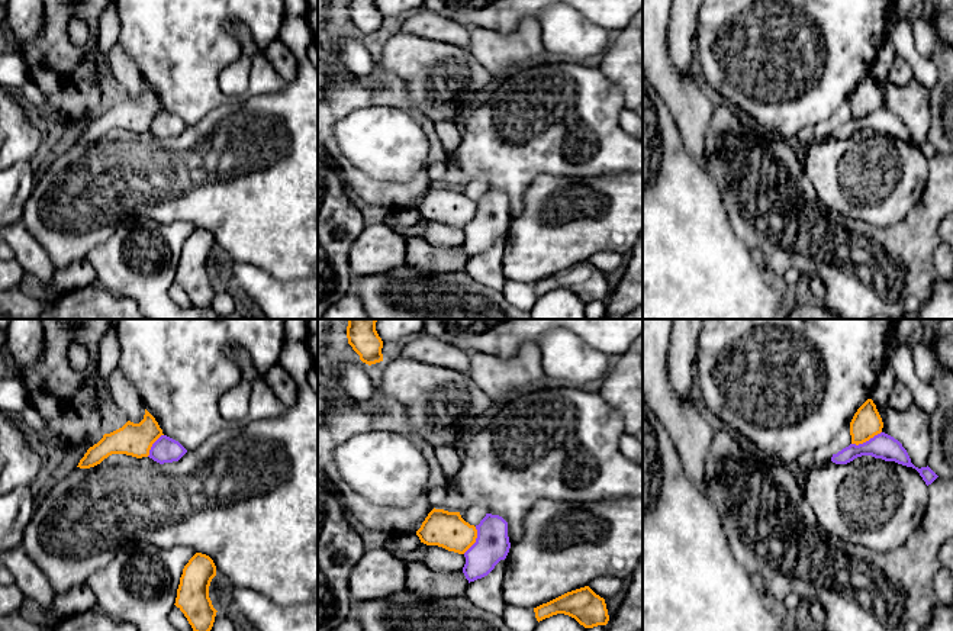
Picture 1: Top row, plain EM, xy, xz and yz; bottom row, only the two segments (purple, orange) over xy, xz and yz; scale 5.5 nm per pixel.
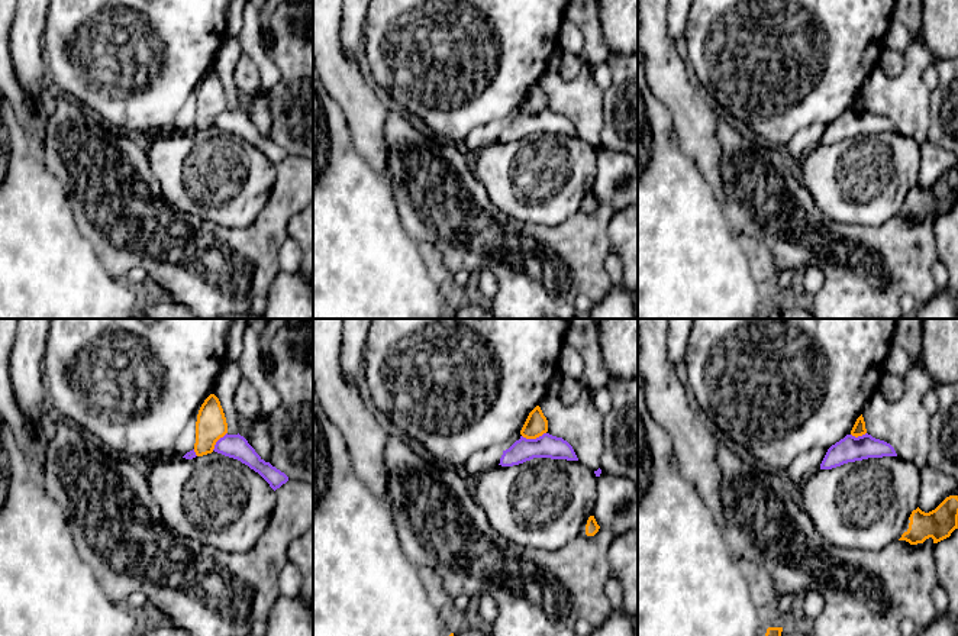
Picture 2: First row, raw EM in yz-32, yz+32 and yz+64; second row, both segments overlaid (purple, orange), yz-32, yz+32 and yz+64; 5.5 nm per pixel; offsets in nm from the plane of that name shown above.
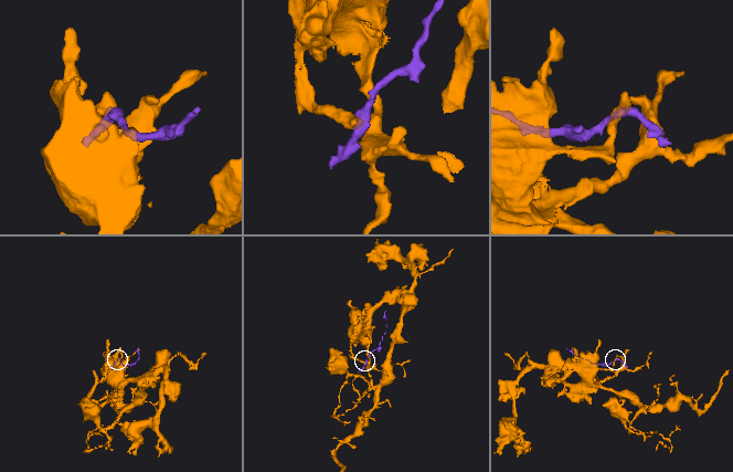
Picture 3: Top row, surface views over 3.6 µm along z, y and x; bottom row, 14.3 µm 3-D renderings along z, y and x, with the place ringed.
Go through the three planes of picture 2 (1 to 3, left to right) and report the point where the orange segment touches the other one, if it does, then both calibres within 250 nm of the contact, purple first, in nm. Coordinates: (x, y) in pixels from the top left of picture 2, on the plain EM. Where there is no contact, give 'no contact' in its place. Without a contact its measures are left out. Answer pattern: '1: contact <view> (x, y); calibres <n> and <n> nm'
1: contact yz-32 (218, 116); calibres 140 and 170 nm
2: contact yz+32 (534, 115); calibres 130 and 120 nm
3: contact yz+64 (858, 112); calibres 140 and 70 nm

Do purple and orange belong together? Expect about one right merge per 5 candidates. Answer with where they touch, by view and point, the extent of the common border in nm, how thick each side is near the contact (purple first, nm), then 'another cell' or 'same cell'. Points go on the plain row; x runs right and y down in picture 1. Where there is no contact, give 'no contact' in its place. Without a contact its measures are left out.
meets purple in yz at (866, 116); contact 180 nm long; 140 nm thick on the purple side, 160 nm on the other; another cell

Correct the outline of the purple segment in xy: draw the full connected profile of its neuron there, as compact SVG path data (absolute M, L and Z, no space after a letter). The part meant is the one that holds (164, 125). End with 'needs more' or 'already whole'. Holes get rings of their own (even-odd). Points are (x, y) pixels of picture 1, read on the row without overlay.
M161 110L149 125L149 133L154 136L164 139L178 136L187 125L176 115Z | already whole

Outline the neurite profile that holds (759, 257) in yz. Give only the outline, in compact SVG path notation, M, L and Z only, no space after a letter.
M753 249L751 255L754 258L754 263L762 270L762 274L763 274L764 280L769 281L769 283L779 283L779 280L776 279L776 276L766 267L764 254L762 251L759 251L759 249Z

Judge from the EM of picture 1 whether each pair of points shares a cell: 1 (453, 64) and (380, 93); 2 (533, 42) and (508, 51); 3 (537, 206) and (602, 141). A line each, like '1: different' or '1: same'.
1: different
2: same
3: different

